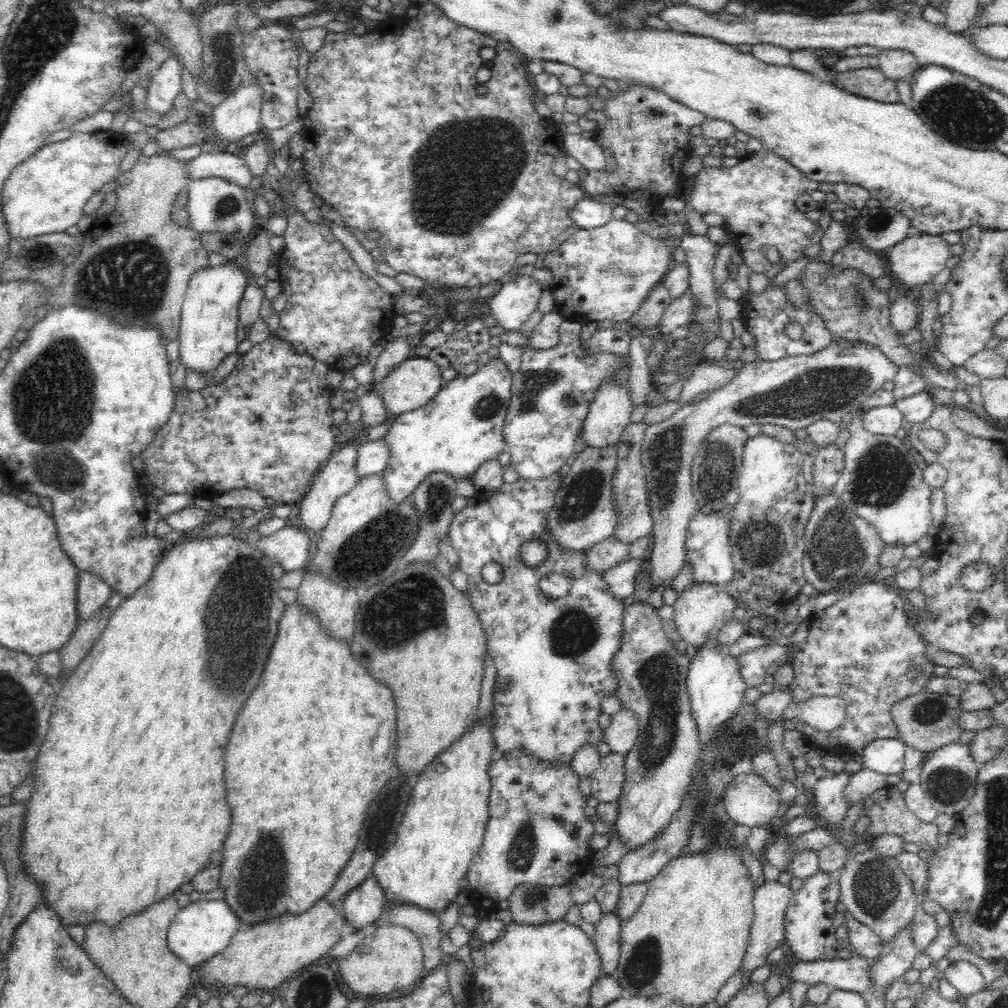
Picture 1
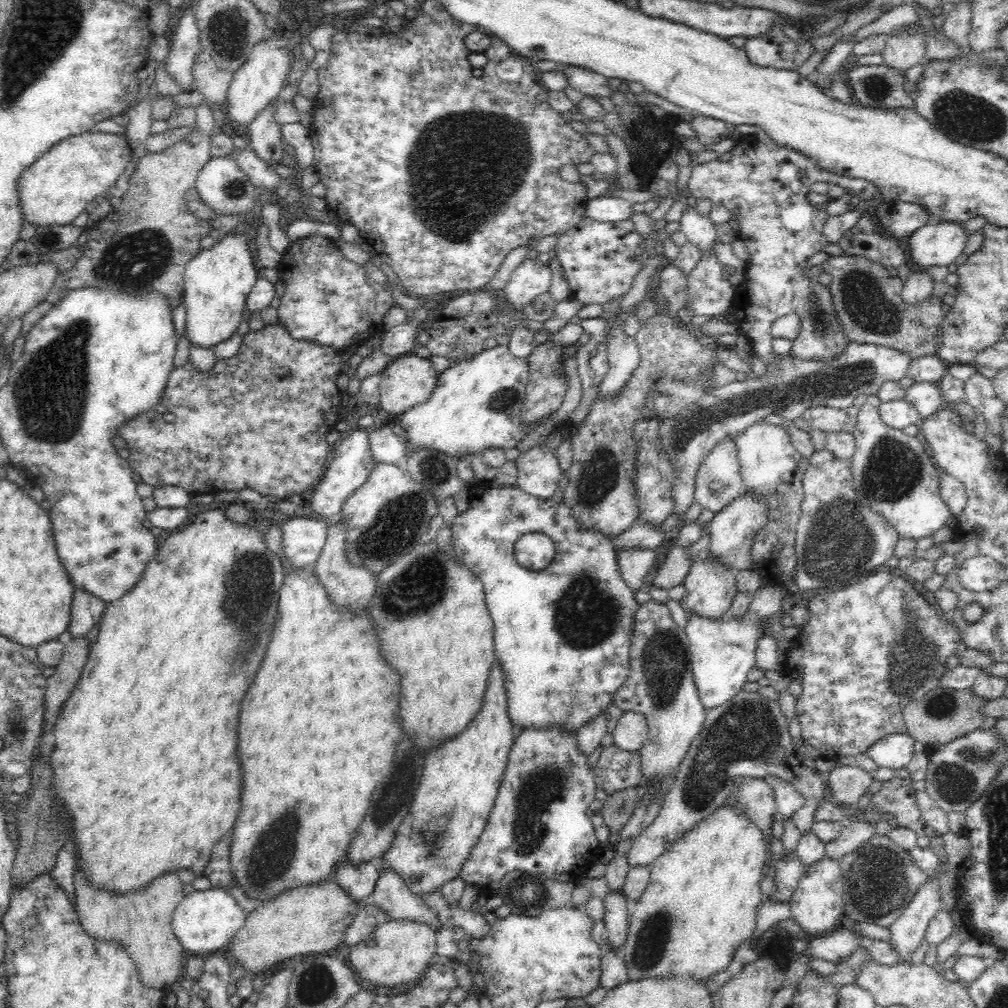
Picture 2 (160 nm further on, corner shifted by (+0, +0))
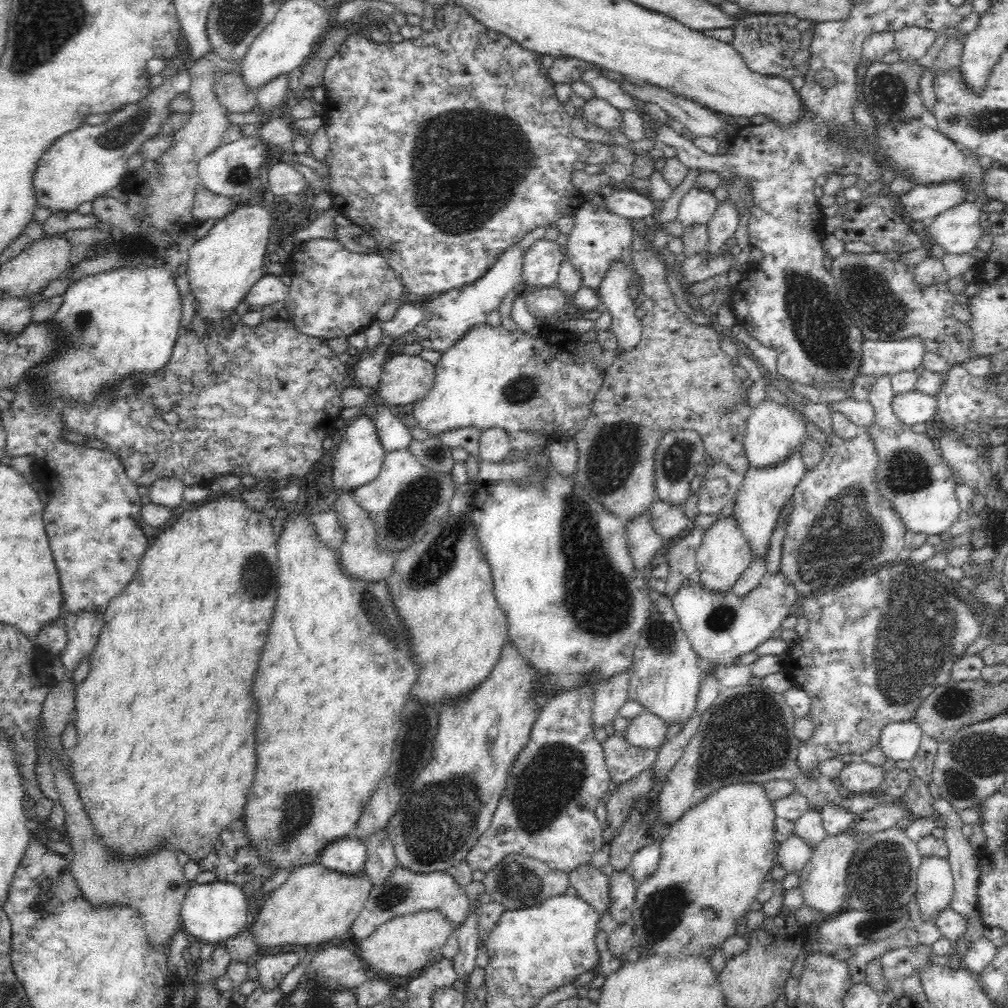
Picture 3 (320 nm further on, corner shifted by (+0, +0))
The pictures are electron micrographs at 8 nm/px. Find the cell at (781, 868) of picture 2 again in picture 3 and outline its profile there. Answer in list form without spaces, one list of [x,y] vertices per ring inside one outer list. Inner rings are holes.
[[[792,832],[792,836],[777,845],[776,863],[780,863],[788,873],[798,872],[810,860],[813,847]]]

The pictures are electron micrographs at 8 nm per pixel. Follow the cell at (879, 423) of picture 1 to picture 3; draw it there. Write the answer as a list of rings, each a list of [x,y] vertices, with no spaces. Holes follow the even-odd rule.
[[[914,388],[908,392],[895,394],[892,411],[904,424],[914,426],[937,417],[938,400],[935,396]]]

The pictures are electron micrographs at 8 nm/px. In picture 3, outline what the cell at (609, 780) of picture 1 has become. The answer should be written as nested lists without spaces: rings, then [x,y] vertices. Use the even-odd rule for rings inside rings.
[[[620,732],[608,735],[603,746],[611,781],[619,785],[651,768],[659,754],[659,750],[644,750],[628,743]]]

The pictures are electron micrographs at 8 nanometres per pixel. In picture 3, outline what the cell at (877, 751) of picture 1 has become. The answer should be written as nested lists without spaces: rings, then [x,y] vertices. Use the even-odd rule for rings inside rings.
[[[914,717],[910,720],[896,720],[881,730],[879,745],[888,759],[912,761],[923,734],[920,722]]]

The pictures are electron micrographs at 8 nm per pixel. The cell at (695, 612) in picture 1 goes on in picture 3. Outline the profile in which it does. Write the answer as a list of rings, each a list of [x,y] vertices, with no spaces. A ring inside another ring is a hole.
[[[716,515],[716,520],[704,530],[701,544],[696,551],[697,569],[700,570],[699,583],[714,592],[731,590],[740,574],[753,560],[752,546],[740,530],[737,520],[731,516]]]

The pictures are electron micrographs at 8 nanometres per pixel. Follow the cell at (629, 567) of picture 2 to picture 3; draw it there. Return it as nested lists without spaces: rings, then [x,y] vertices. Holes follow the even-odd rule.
[[[646,508],[636,518],[627,520],[625,529],[628,538],[628,551],[638,570],[643,570],[644,566],[647,567],[655,553],[664,550],[667,546],[665,539],[655,532],[649,508]]]

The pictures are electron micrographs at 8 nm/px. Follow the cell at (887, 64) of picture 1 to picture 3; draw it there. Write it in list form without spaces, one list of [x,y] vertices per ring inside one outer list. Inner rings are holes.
[[[917,26],[895,31],[895,50],[902,61],[924,56],[933,45],[938,32]]]

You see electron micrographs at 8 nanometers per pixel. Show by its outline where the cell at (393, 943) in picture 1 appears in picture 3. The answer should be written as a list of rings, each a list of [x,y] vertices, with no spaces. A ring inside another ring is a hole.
[[[422,910],[388,920],[370,936],[357,940],[355,946],[362,960],[366,960],[372,969],[394,976],[413,976],[434,962],[434,956],[441,952],[455,930],[452,922],[438,910]]]

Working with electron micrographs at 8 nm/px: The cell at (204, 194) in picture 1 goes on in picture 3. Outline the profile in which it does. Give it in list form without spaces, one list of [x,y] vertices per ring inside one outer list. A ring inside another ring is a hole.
[[[241,136],[238,140],[220,144],[216,150],[210,152],[199,160],[197,169],[204,186],[222,196],[238,197],[258,177],[258,170],[266,153],[265,143],[251,136]]]

